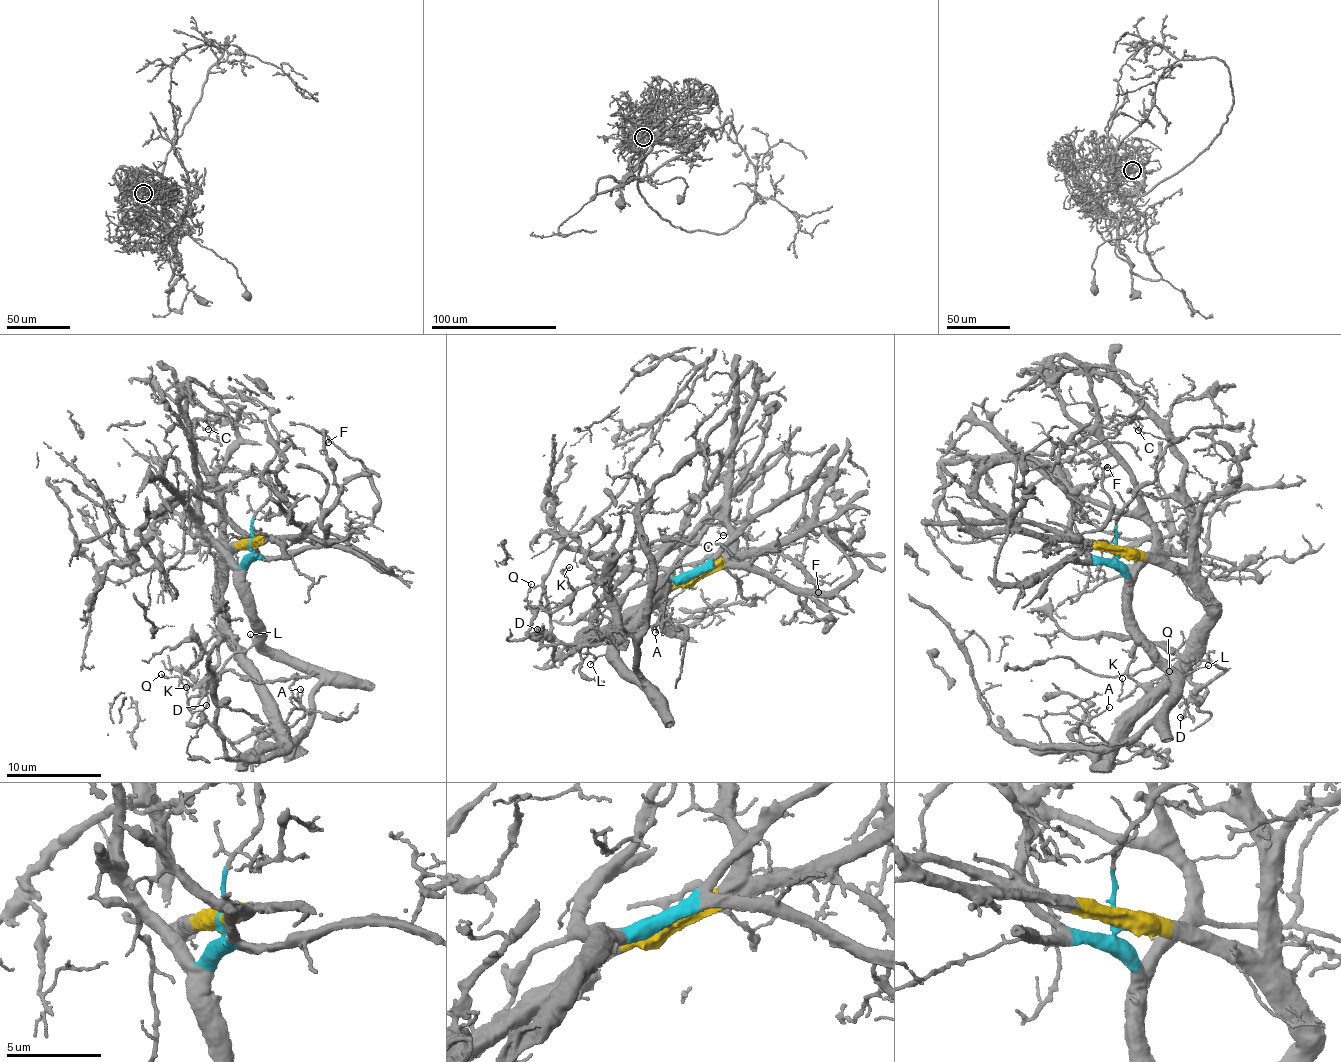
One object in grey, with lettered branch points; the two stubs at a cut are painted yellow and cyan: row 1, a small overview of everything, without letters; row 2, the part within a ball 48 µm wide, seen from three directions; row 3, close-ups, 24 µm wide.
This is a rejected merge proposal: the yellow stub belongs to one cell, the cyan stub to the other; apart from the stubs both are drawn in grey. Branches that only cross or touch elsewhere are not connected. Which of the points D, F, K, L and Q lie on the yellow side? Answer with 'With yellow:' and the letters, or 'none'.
With yellow: D

